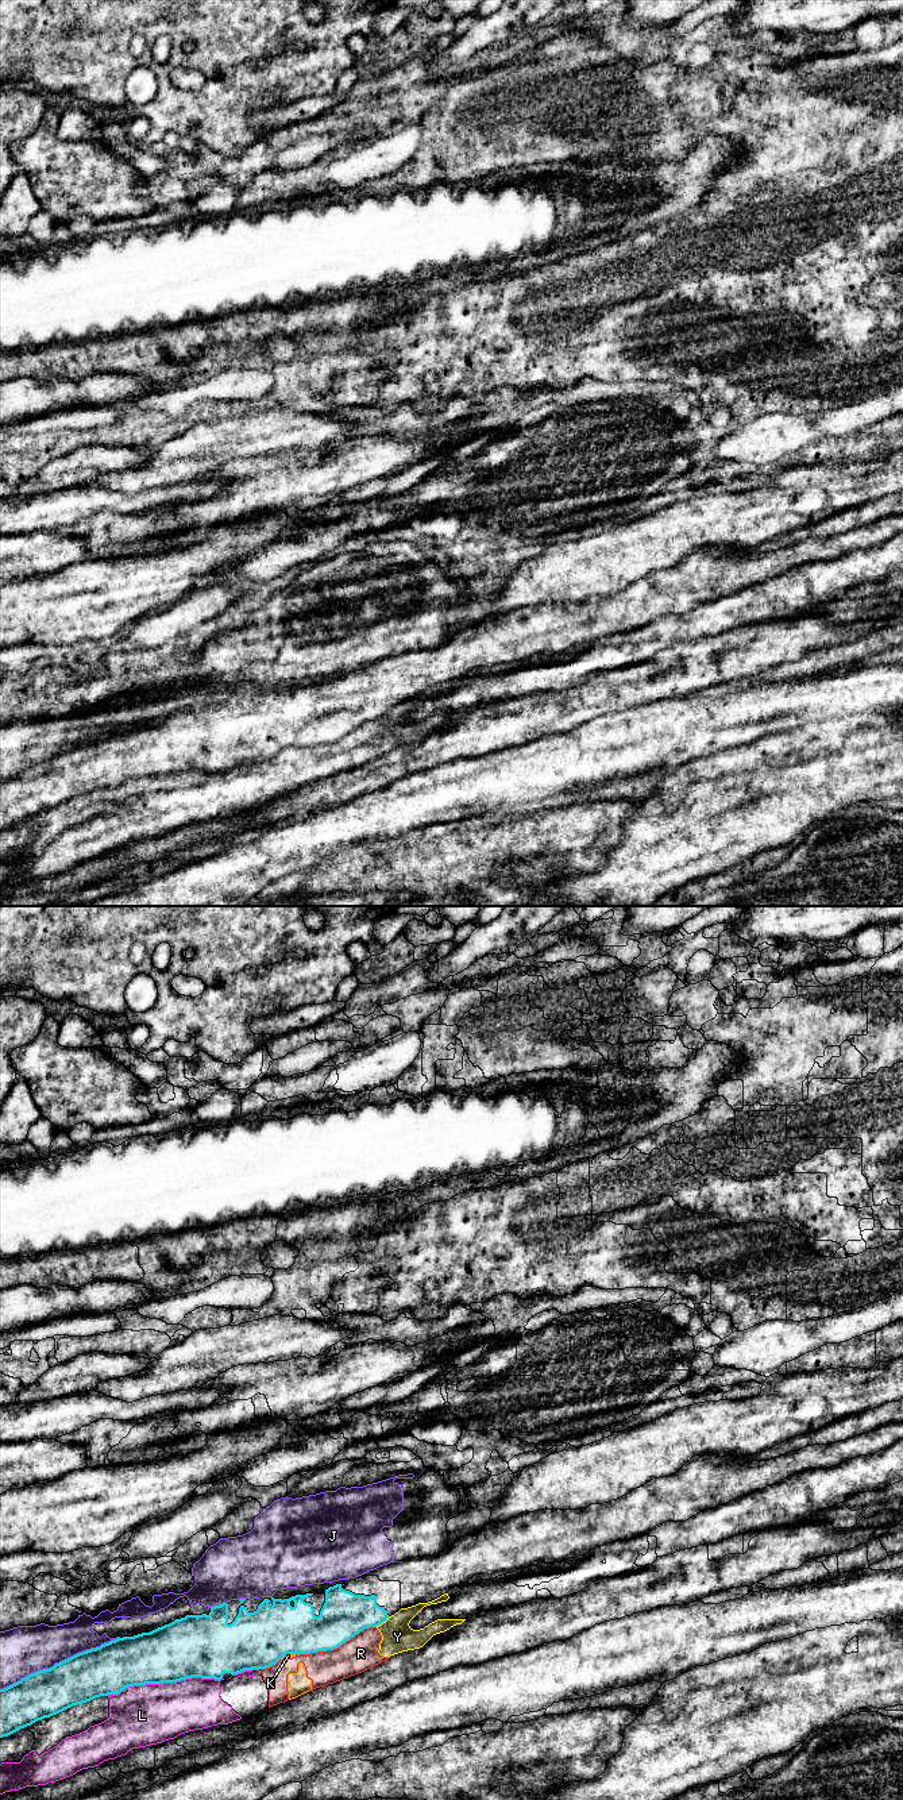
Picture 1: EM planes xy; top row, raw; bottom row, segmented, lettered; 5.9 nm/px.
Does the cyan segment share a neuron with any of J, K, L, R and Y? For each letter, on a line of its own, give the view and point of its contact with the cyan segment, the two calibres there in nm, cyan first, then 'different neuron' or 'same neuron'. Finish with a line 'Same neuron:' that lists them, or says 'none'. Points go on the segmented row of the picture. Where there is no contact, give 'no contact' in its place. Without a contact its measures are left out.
J: contact xy (60, 1662); calibres 280 and 280 nm; different neuron
K: contact xy (286, 1653); calibres 340 and 30 nm; different neuron
L: contact xy (163, 1681); calibres 360 and 360 nm; different neuron
R: contact xy (335, 1648); calibres 280 and 200 nm; different neuron
Y: contact xy (382, 1622); calibres 280 and 190 nm; different neuron
Same neuron: none

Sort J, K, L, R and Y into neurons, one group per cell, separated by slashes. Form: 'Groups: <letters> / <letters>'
Groups: J / K L R Y

